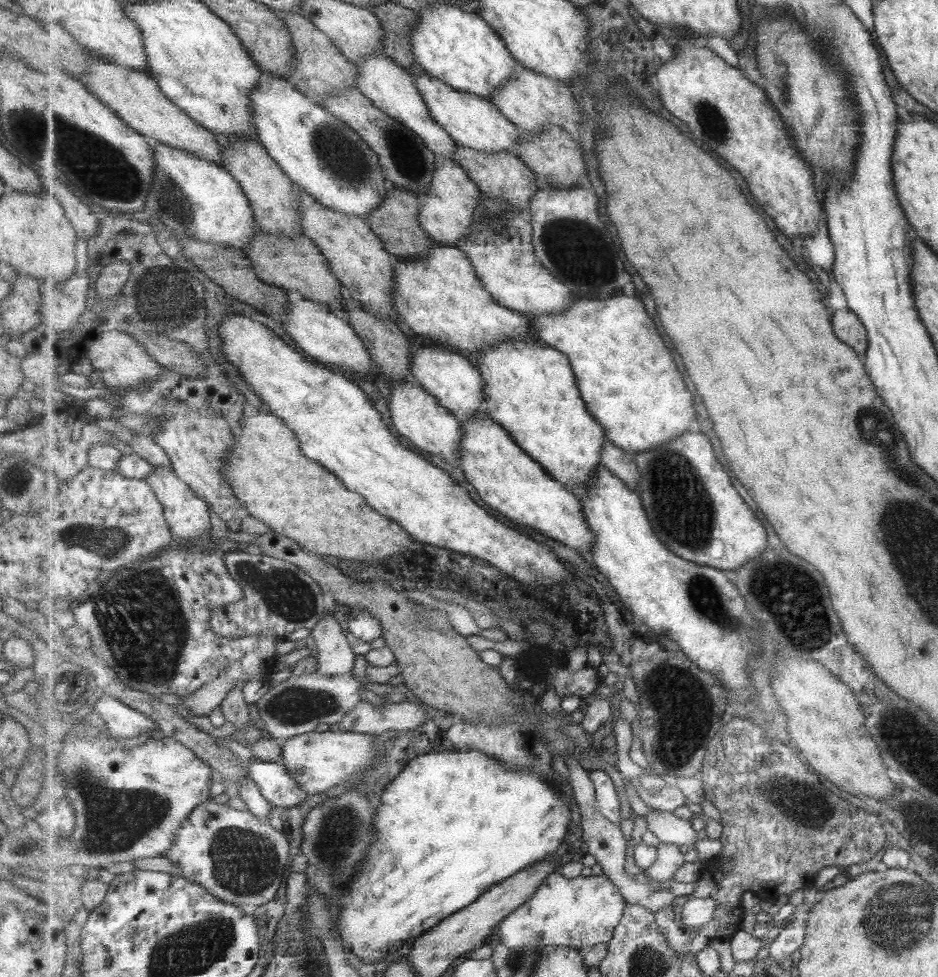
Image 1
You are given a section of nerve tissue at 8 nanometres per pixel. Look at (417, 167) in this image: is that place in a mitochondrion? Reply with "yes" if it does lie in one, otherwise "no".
yes

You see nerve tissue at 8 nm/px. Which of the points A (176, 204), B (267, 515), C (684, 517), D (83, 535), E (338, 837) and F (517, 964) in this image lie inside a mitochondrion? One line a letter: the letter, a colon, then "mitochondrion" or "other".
A: mitochondrion
B: other
C: mitochondrion
D: mitochondrion
E: mitochondrion
F: mitochondrion

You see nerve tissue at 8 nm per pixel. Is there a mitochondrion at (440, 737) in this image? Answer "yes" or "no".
no

